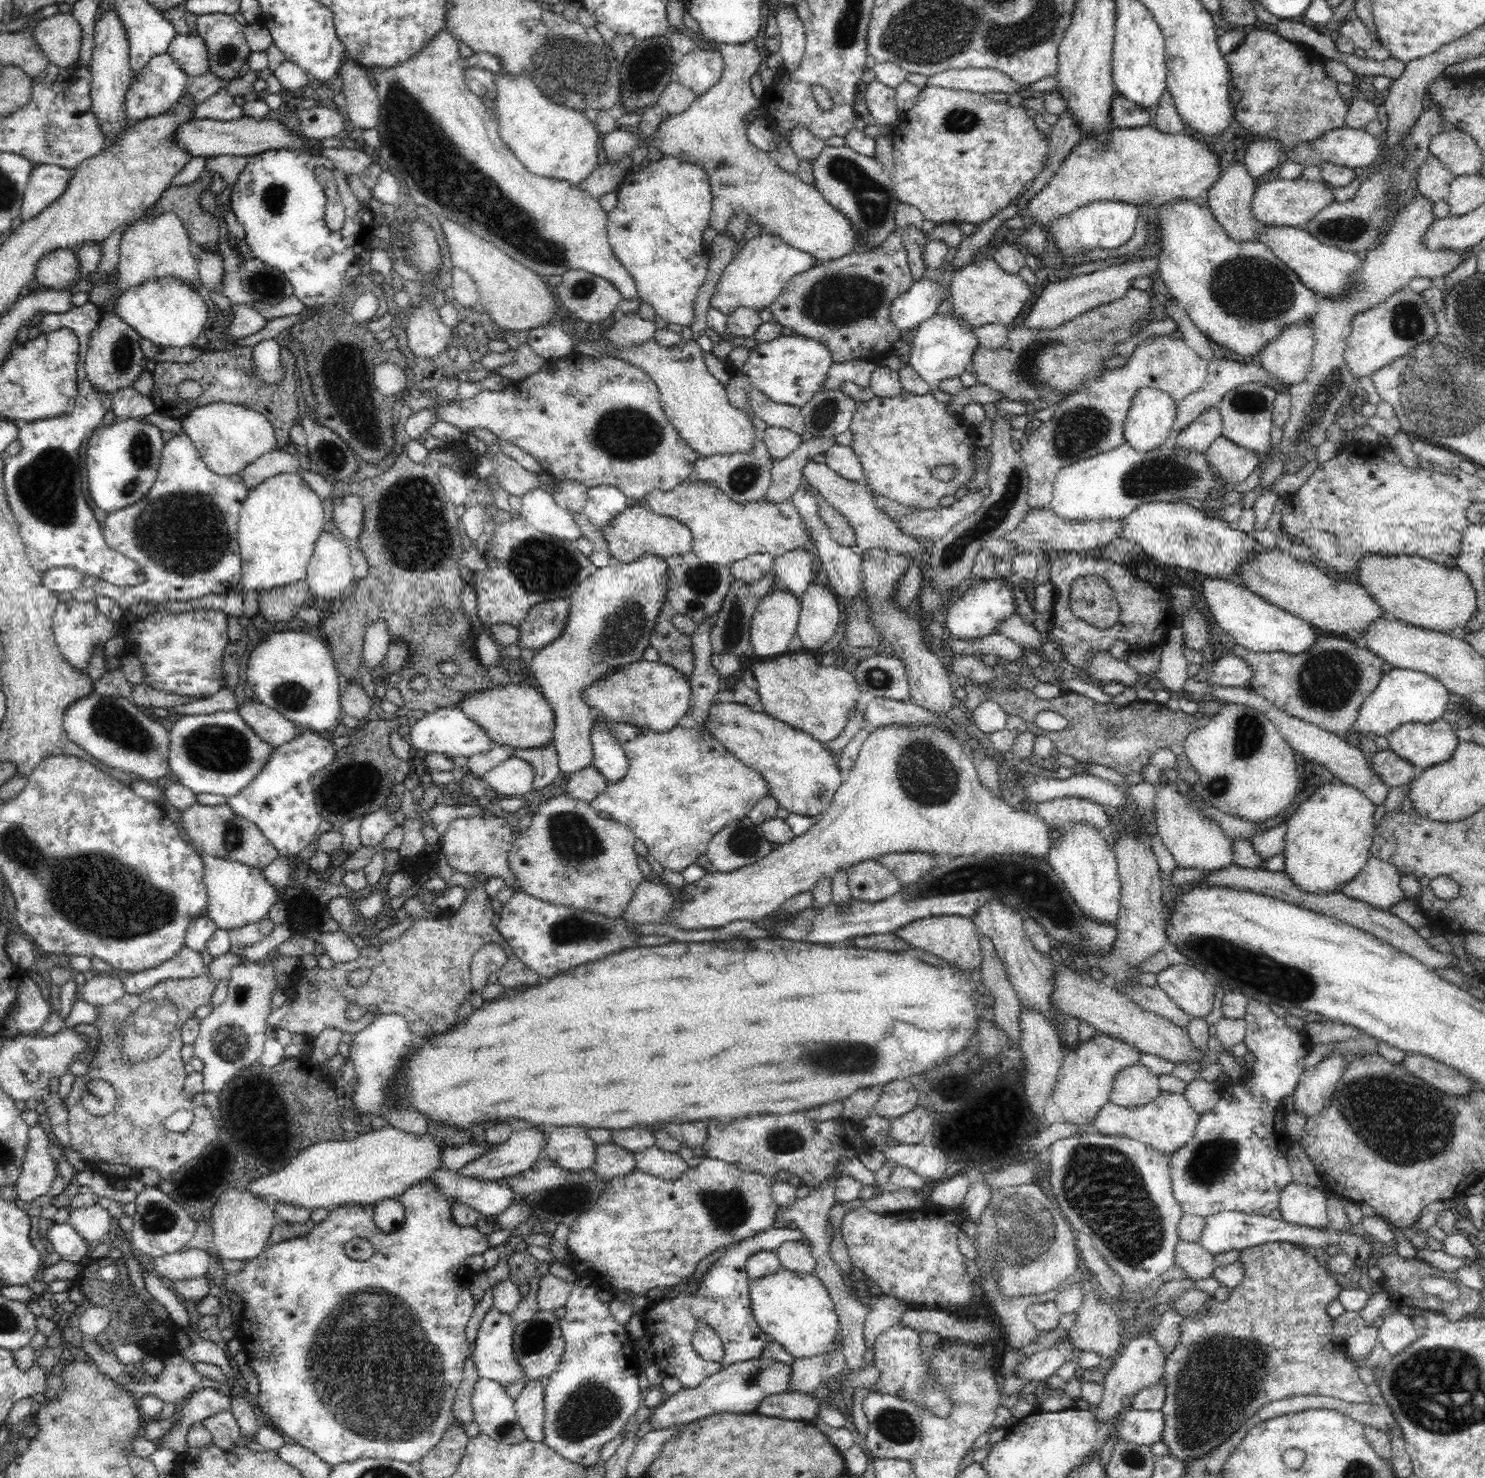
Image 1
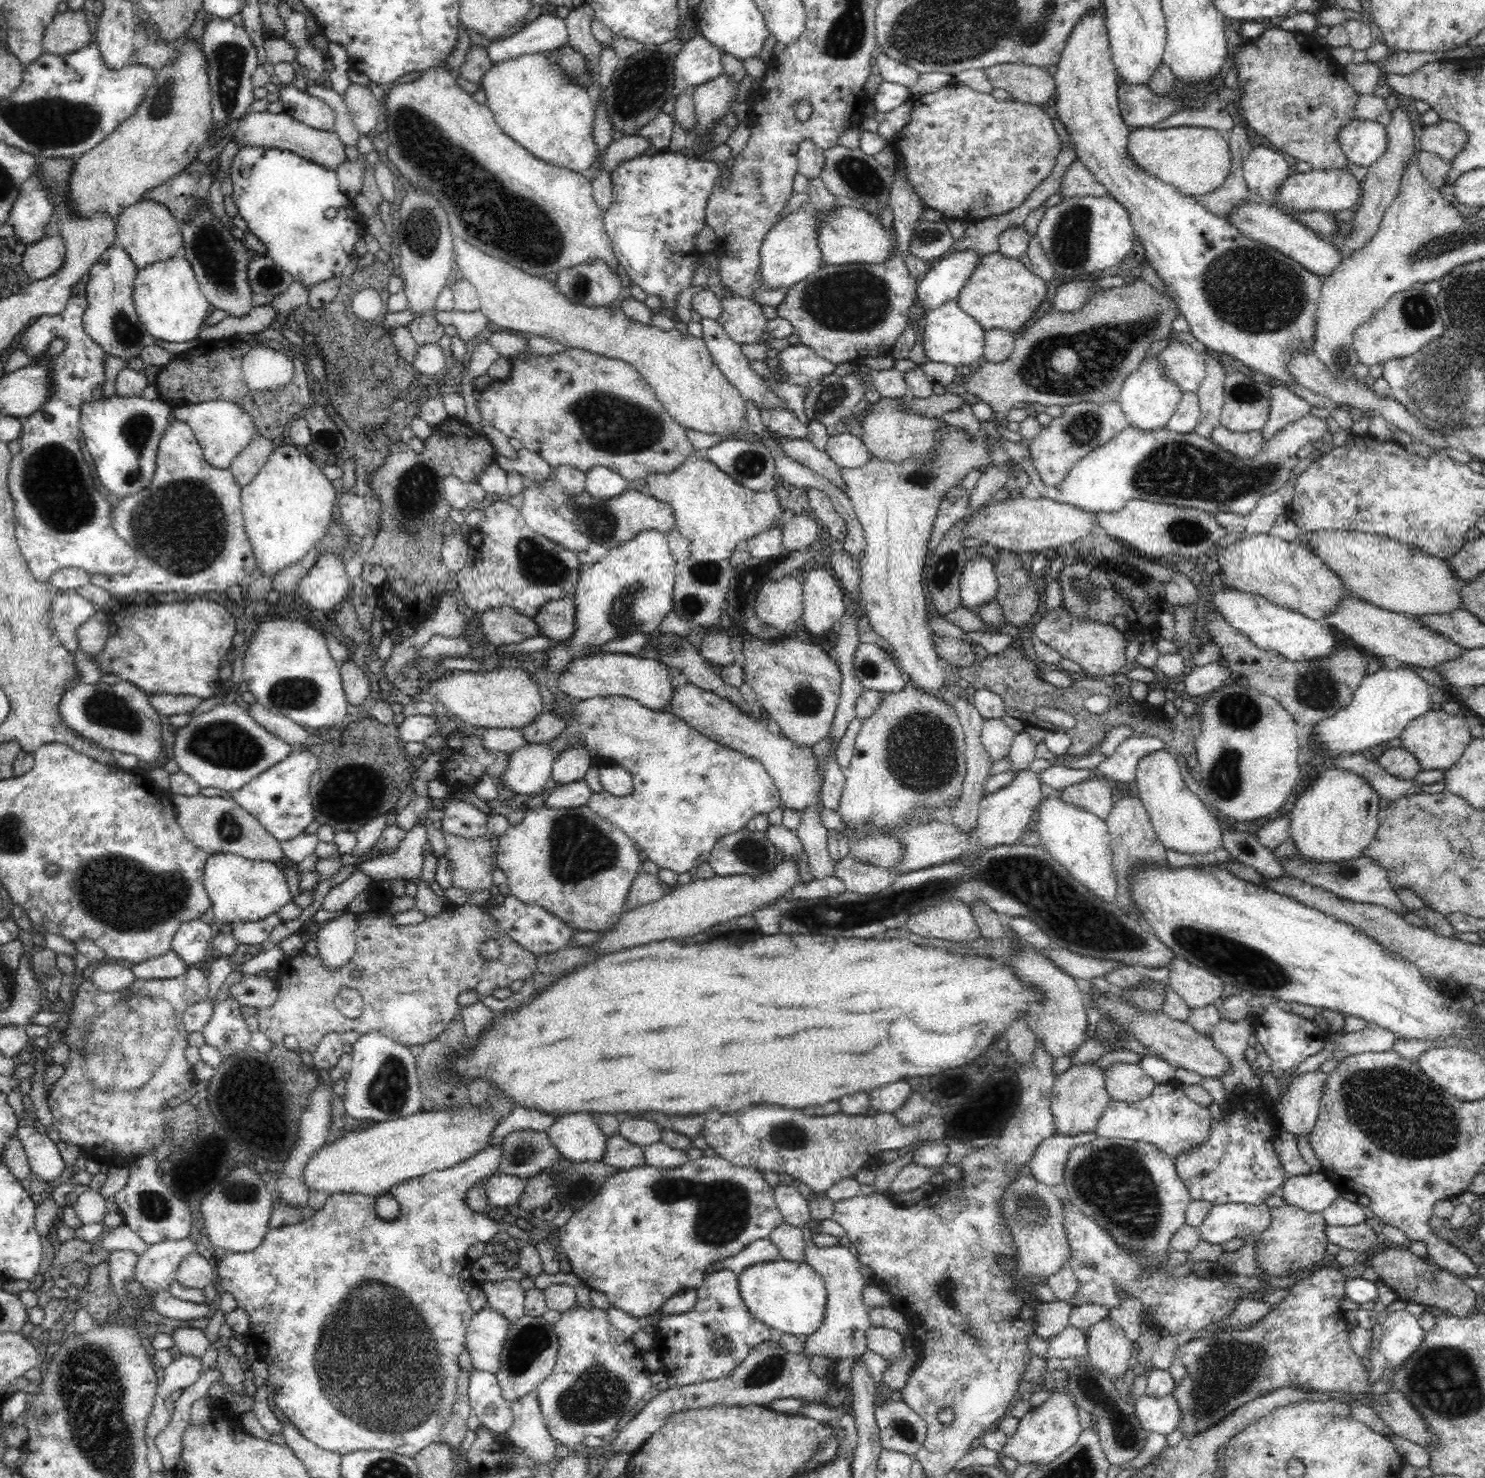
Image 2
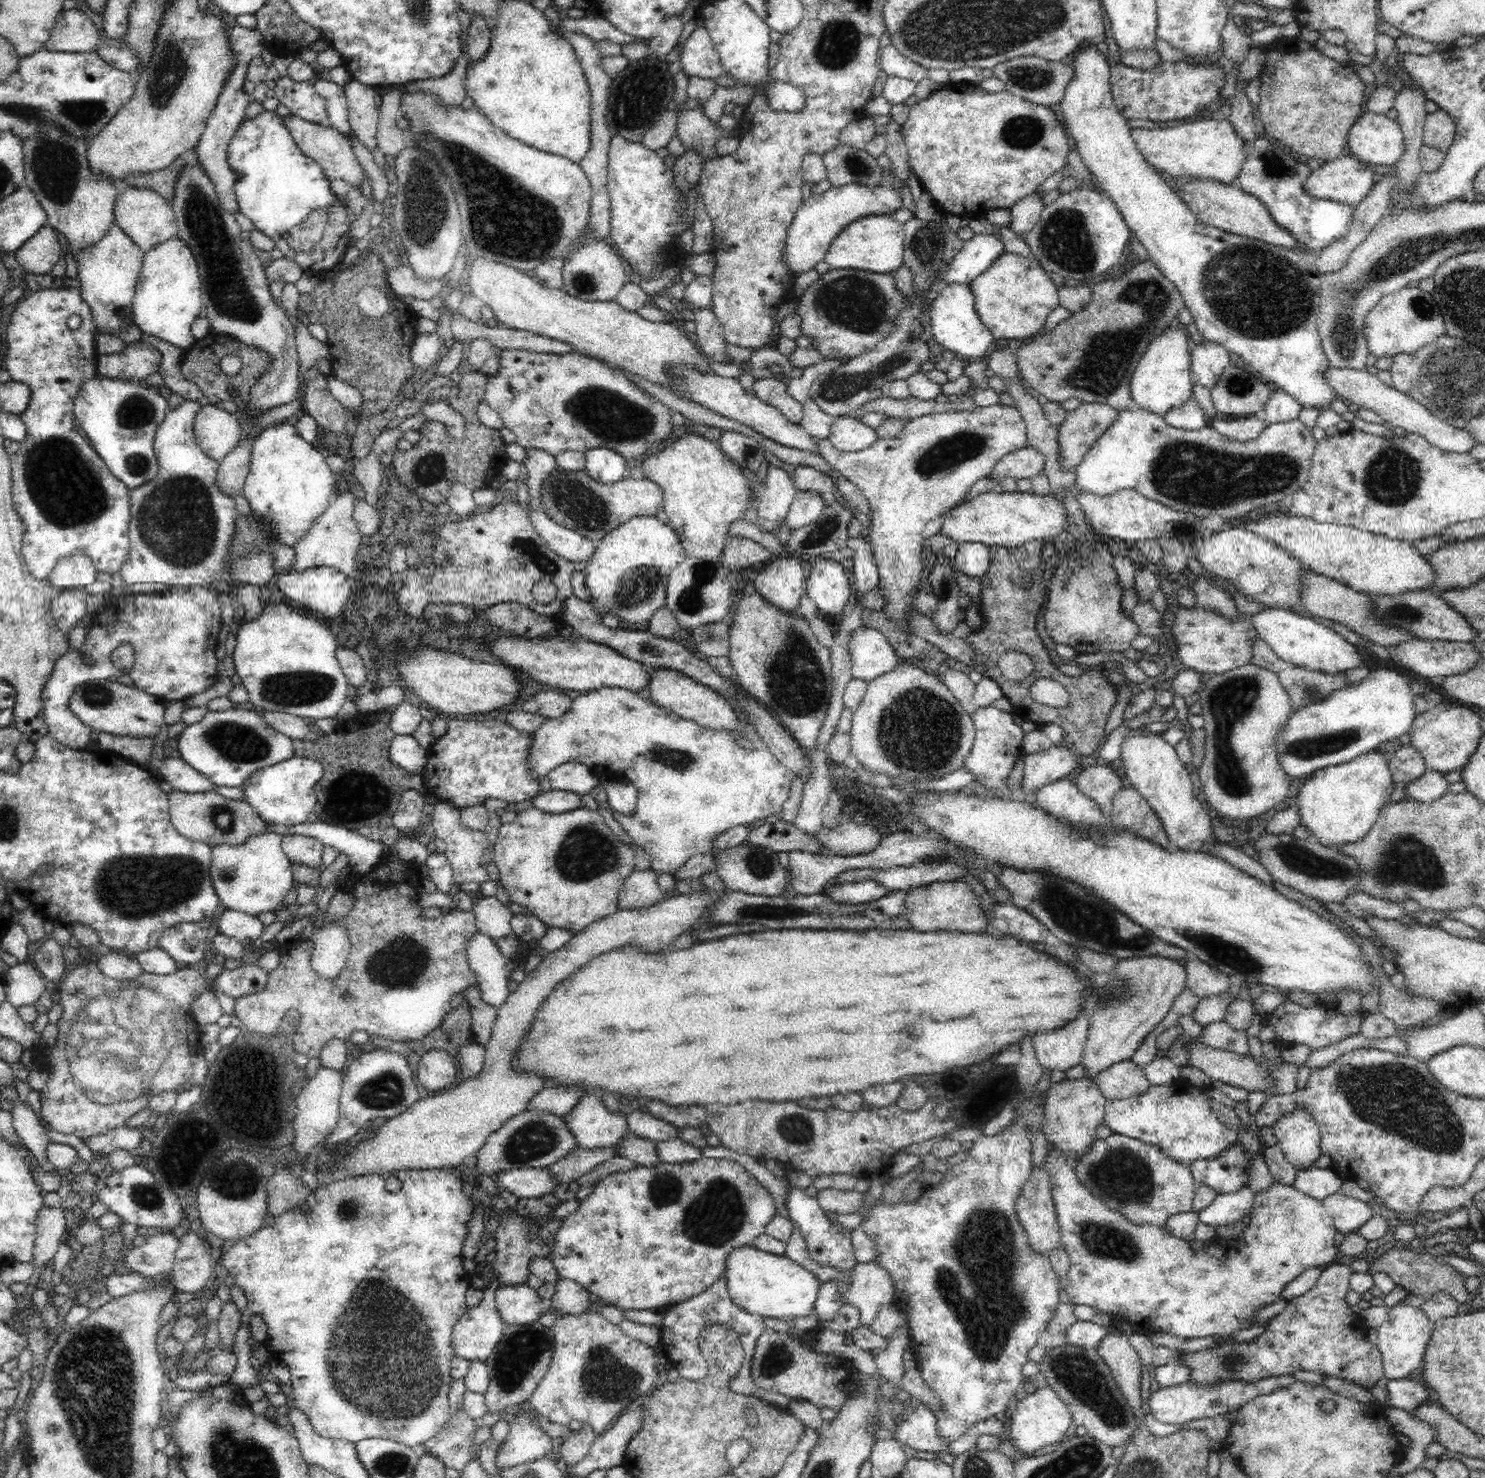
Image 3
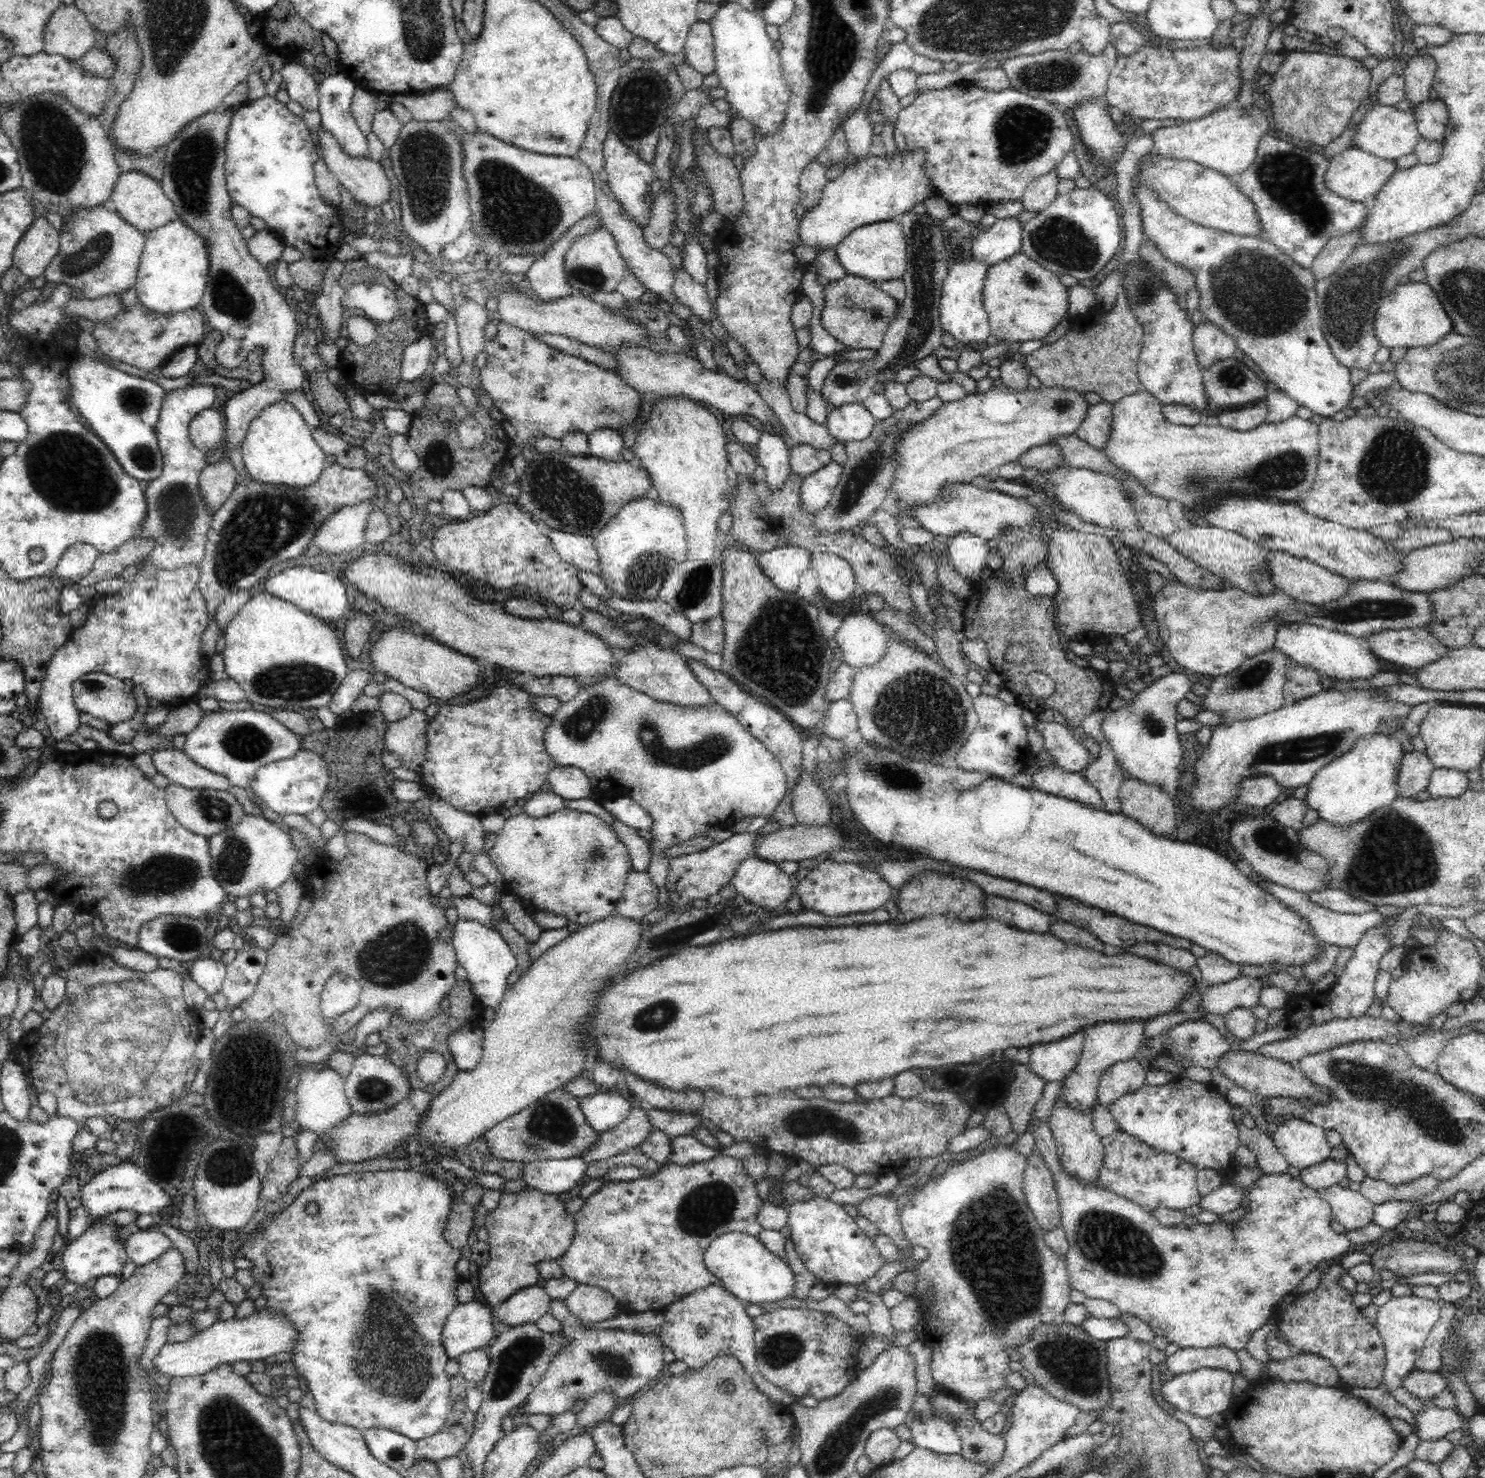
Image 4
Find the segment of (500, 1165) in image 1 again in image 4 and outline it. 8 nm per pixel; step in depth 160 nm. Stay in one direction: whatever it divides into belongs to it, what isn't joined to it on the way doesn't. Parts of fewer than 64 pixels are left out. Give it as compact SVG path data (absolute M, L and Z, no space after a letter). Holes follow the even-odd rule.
M414 1169L332 1175L327 1179L319 1179L304 1189L292 1204L275 1213L269 1224L250 1232L236 1251L236 1258L242 1257L252 1262L250 1276L252 1282L261 1287L262 1296L266 1299L266 1309L274 1315L284 1315L284 1319L296 1329L292 1350L288 1352L291 1360L290 1372L298 1374L307 1382L306 1392L312 1395L316 1413L326 1423L343 1424L360 1432L368 1429L386 1429L417 1442L435 1435L451 1416L451 1377L446 1373L446 1362L449 1358L443 1345L443 1328L448 1315L460 1304L458 1289L464 1281L464 1278L456 1273L456 1264L461 1259L460 1251L449 1245L443 1235L452 1201L452 1191L444 1182ZM310 1202L319 1206L315 1215L306 1213L306 1204Z

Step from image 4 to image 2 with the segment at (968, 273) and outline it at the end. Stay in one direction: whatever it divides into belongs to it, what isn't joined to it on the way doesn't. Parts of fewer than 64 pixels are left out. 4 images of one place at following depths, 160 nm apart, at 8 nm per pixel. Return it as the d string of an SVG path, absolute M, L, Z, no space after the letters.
M946 301L935 310L925 312L926 323L918 338L927 358L926 361L940 362L948 366L968 366L983 356L984 328L965 314L956 301Z

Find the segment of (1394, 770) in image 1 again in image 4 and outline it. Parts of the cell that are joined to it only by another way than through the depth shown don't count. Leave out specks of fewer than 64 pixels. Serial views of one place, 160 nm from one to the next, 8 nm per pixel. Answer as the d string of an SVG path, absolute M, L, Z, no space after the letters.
M1413 750L1402 754L1396 776L1399 797L1409 799L1420 790L1426 791L1430 774L1434 769L1424 752Z

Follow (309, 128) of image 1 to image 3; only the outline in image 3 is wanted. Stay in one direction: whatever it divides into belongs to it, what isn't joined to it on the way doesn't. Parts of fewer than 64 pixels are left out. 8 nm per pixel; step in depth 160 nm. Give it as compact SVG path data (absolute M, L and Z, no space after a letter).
M288 76L271 84L280 105L290 109L292 116L312 124L330 126L326 100L308 82L293 82Z

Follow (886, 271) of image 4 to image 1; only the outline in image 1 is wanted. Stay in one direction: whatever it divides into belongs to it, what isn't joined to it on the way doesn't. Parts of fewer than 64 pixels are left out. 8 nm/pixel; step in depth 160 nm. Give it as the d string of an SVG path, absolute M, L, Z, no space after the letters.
M748 40L748 43L739 44L716 44L716 49L724 60L724 74L716 87L706 91L704 96L698 96L695 102L685 112L670 115L662 120L656 128L656 132L643 134L636 130L622 130L620 126L612 128L612 132L602 134L601 147L611 166L616 166L620 159L630 157L632 152L638 148L650 146L660 151L661 158L674 157L688 164L694 164L702 168L708 176L710 184L710 195L712 195L711 213L709 224L714 230L724 234L724 229L732 216L748 217L748 222L754 222L759 226L761 232L770 233L782 239L784 243L808 254L815 259L827 261L836 260L844 255L850 254L852 248L858 246L858 235L850 227L848 219L842 213L836 211L828 201L812 185L805 184L797 174L789 174L780 168L778 163L771 159L770 153L756 147L749 139L747 128L749 123L746 116L750 110L761 105L752 92L751 79L759 66L763 63L762 56L757 50L757 40Z

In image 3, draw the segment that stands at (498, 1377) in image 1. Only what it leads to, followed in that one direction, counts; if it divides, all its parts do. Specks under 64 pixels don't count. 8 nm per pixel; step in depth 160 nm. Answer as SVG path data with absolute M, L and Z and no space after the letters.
M484 1290L482 1302L458 1319L452 1331L455 1356L487 1362L503 1337L505 1323L494 1302L494 1290Z

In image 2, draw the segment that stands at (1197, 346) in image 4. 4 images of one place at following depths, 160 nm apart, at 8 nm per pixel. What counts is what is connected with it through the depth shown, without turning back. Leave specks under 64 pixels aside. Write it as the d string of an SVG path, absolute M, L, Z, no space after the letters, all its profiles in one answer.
M1205 354L1205 361L1206 376L1196 392L1199 396L1199 418L1192 432L1210 439L1212 431L1221 426L1226 374L1216 358Z

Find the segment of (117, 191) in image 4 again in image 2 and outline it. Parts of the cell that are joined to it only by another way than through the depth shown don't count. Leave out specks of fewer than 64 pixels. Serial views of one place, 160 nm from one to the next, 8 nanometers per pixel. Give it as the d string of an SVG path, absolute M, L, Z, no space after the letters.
M142 201L125 208L115 226L116 243L128 253L134 267L142 270L151 264L183 255L183 234L175 216L163 204Z

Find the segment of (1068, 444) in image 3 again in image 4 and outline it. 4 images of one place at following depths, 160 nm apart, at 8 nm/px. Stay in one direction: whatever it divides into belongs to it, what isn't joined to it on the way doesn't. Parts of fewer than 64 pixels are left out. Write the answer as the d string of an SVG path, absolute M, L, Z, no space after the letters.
M1100 401L1088 406L1084 412L1082 424L1075 430L1075 435L1092 448L1100 450L1108 440L1108 428L1112 420L1113 405Z

